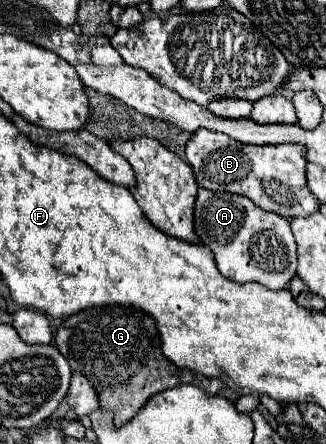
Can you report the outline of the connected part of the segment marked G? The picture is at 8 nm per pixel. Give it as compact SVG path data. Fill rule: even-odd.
M102 306L82 310L80 314L74 314L60 324L54 342L60 354L68 360L70 368L84 374L94 386L98 392L100 410L114 414L116 428L130 420L150 396L166 388L184 382L196 382L208 394L218 394L222 388L226 388L222 382L202 376L196 376L196 380L184 378L184 372L164 358L154 320L132 306Z

